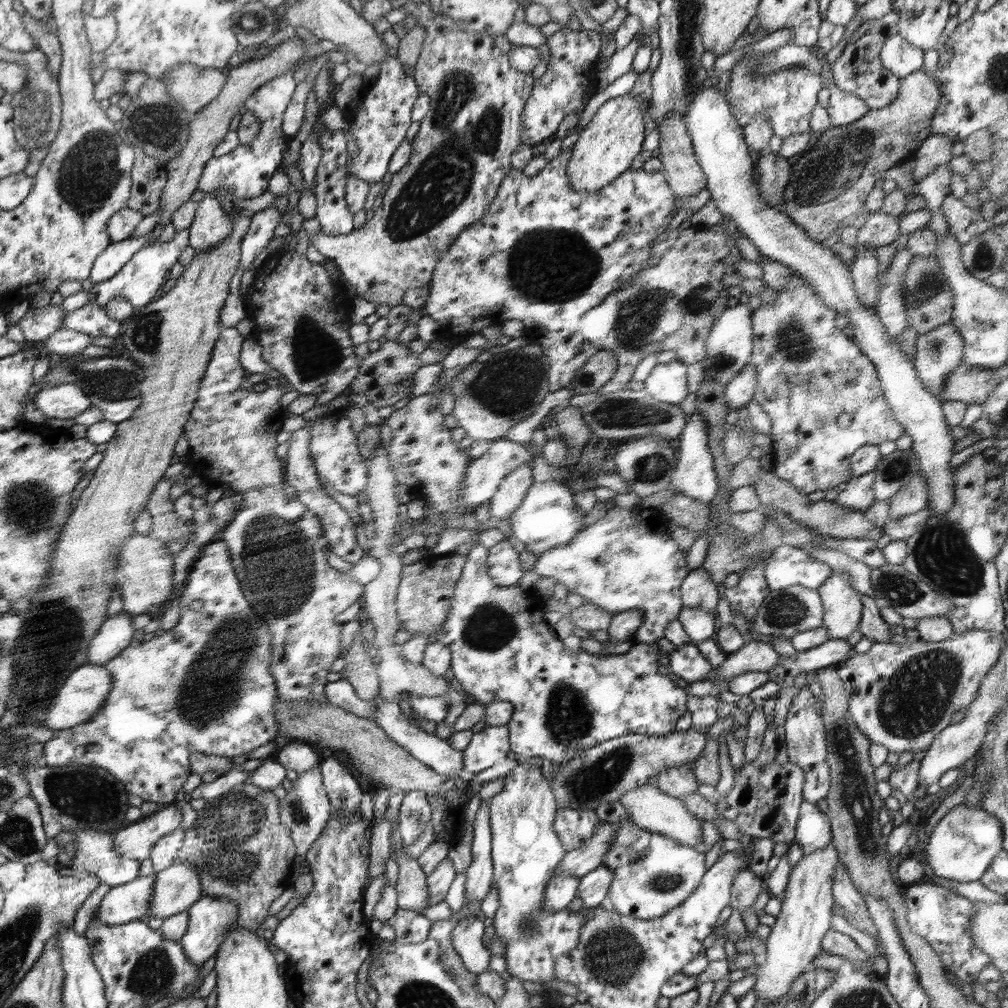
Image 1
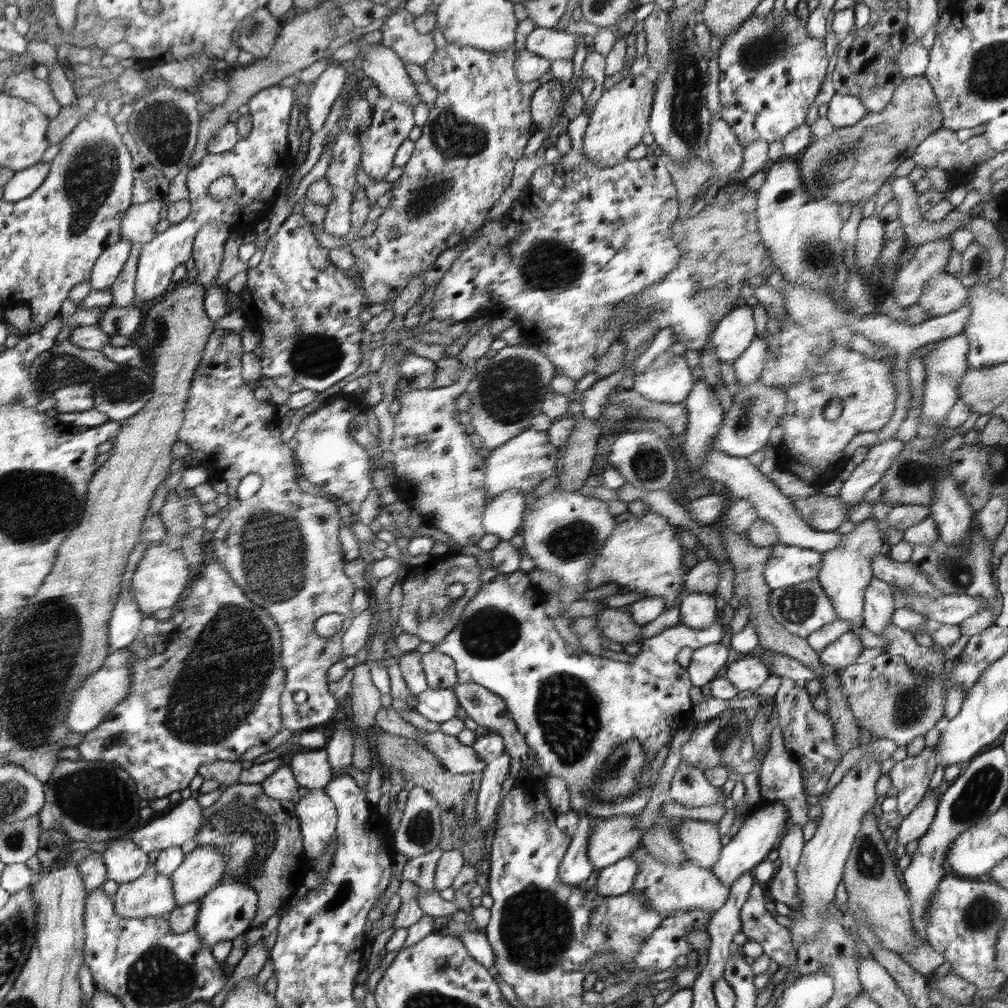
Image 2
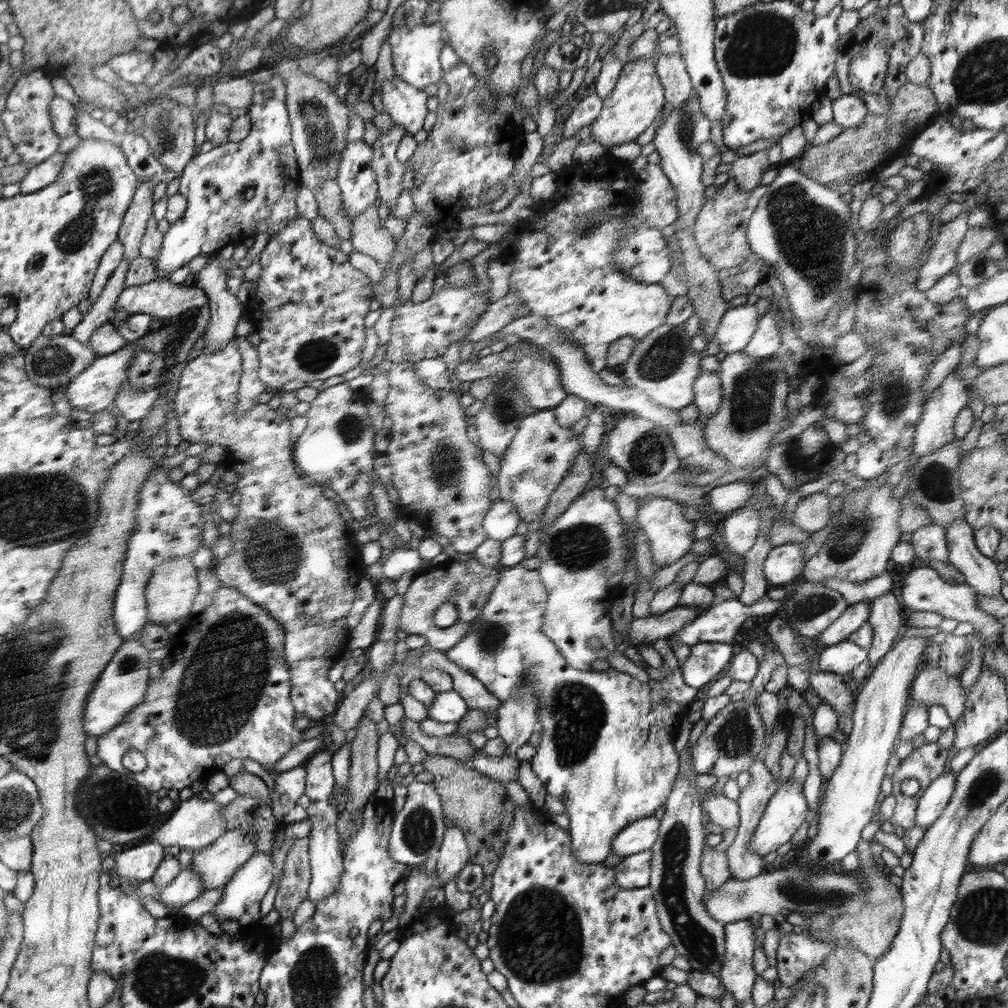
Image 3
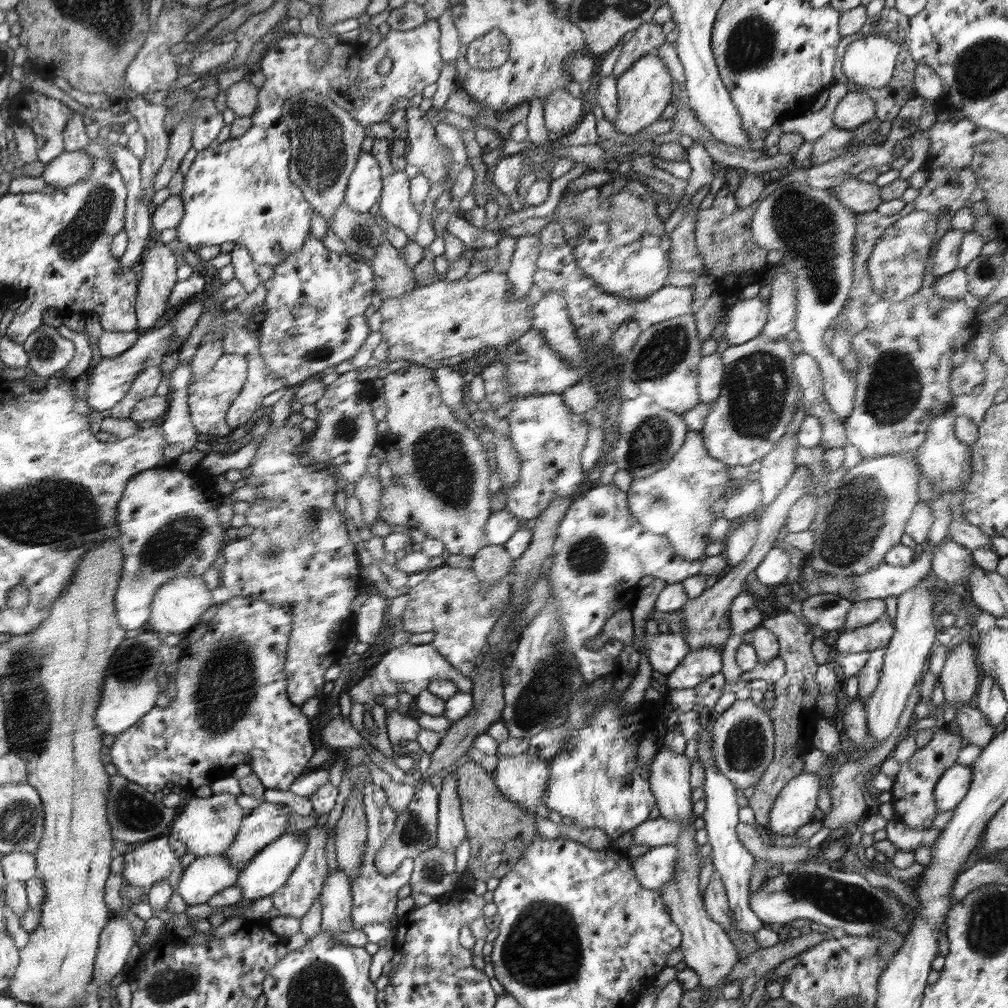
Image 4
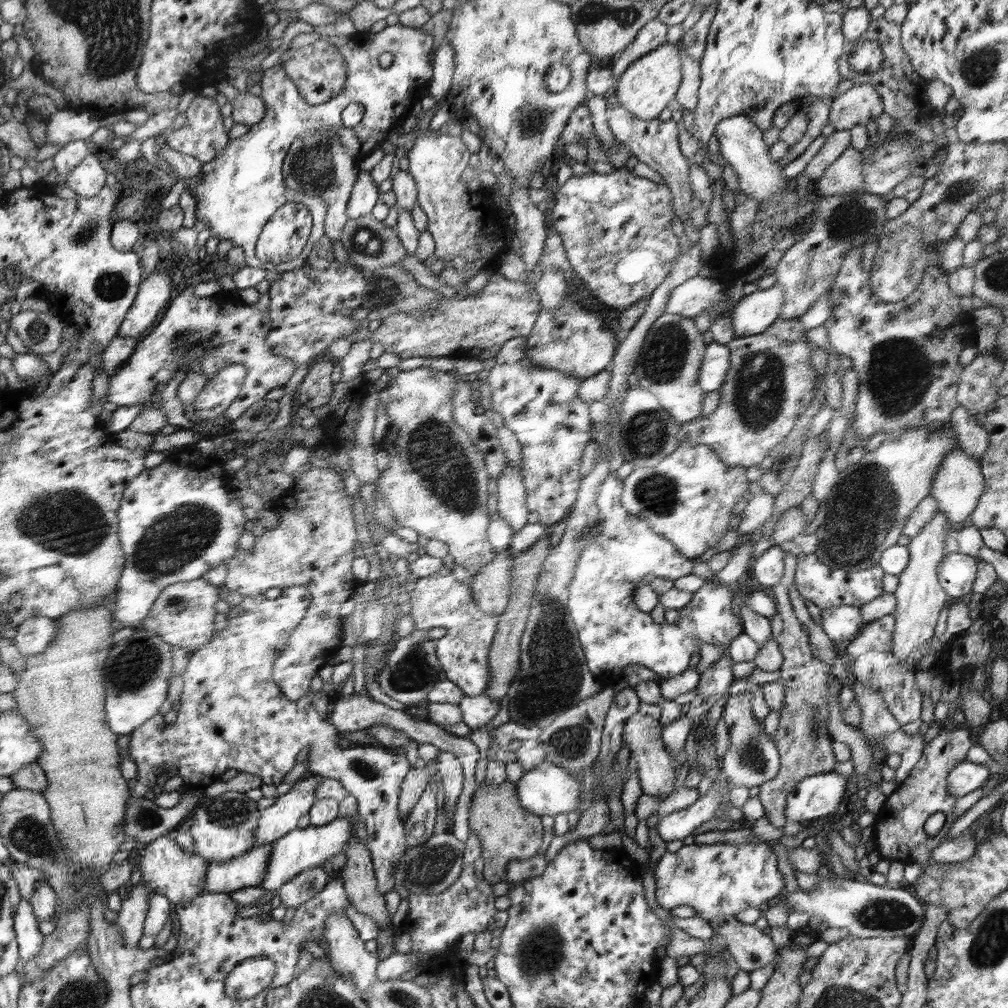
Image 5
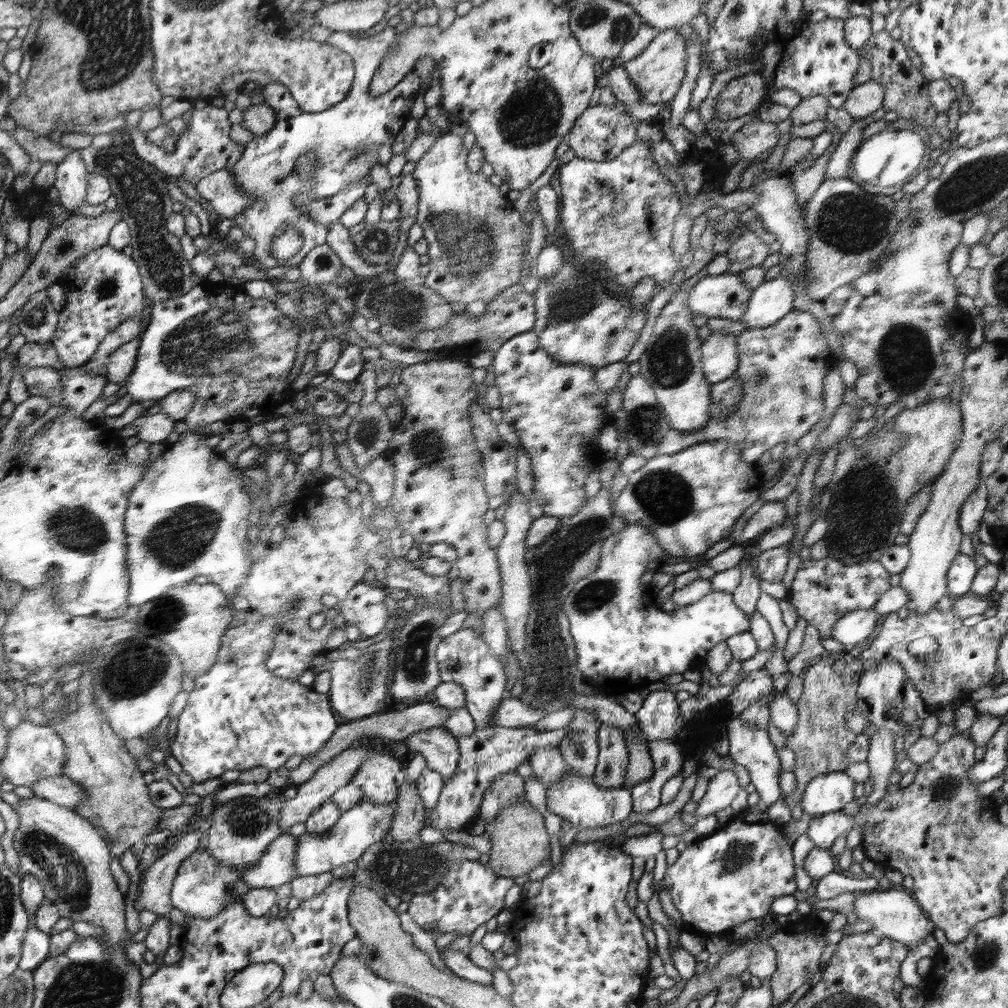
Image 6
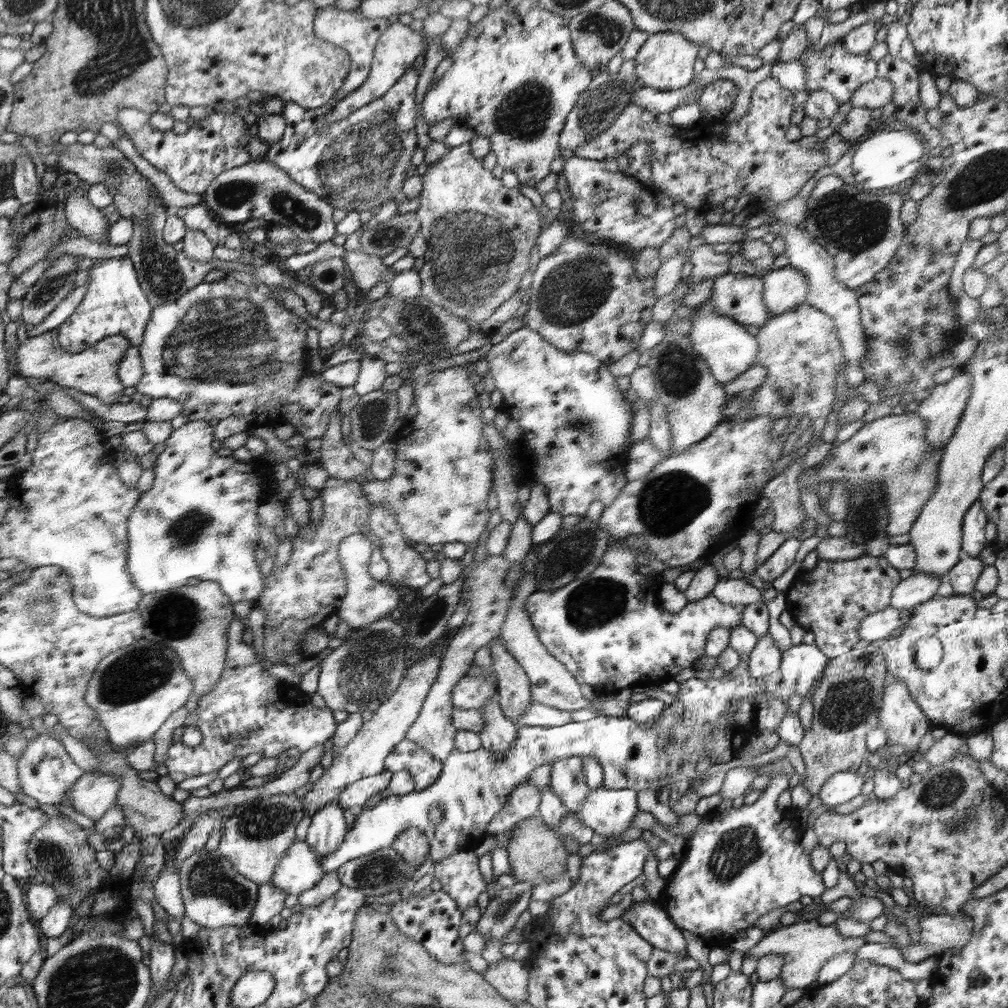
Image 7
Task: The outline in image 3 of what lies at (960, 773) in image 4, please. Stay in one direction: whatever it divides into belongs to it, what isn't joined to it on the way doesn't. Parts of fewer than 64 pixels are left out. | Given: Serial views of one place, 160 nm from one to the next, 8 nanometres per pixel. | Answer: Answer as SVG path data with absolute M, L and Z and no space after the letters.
M947 770L932 781L918 800L916 825L928 828L947 808L954 794L957 774Z

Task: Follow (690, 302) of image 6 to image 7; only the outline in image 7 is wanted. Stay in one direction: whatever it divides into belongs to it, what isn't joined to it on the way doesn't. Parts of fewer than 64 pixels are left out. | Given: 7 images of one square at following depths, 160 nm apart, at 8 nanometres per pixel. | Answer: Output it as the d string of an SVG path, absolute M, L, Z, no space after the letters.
M722 274L714 278L708 302L717 313L749 326L762 326L773 317L763 299L763 280L758 274Z

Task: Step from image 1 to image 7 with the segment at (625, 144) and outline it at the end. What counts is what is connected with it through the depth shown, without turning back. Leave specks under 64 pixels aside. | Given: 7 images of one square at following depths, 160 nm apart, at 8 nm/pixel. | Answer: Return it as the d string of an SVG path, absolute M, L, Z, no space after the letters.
M655 33L649 36L633 59L635 74L640 82L659 91L678 90L687 87L694 76L694 62L700 48L679 33Z

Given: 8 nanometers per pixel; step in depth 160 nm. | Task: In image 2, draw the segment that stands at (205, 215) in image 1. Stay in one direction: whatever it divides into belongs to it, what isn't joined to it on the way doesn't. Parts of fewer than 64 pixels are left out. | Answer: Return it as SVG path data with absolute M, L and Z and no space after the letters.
M216 220L204 225L194 242L192 254L198 273L195 284L199 286L216 287L217 274L224 259L225 242L231 229L225 220Z

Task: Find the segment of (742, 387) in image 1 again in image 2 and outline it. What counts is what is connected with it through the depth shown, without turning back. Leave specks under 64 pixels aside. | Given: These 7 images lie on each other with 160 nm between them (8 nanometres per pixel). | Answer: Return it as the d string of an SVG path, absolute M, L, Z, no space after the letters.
M757 336L752 344L733 362L736 378L745 385L760 379L770 349L767 340Z

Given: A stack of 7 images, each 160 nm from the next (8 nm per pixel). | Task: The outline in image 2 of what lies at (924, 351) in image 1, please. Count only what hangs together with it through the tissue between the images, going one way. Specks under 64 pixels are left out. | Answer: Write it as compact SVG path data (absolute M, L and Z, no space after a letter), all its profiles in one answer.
M962 332L950 338L940 339L935 346L930 347L927 356L922 357L922 362L925 364L926 382L921 410L923 416L929 418L933 424L945 424L947 414L961 400L958 387L964 373L969 369L968 351L969 342Z

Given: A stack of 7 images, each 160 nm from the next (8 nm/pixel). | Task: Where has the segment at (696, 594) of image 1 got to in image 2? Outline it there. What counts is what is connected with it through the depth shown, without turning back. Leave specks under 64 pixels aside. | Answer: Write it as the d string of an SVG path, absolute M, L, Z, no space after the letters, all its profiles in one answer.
M714 559L701 560L685 574L684 594L714 594L720 581L721 568Z

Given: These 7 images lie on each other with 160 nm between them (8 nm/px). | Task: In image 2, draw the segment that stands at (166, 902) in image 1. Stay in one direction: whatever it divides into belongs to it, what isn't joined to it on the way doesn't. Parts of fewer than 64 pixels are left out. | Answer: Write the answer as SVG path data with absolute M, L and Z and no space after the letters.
M200 844L186 854L181 865L170 876L177 907L200 901L215 889L224 877L227 859L221 850Z

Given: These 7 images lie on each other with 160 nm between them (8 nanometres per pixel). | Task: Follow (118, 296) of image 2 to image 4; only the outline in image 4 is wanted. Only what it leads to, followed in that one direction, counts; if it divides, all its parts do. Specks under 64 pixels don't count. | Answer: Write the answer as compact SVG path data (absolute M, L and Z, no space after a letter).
M147 96L130 98L127 110L136 118L139 132L146 138L147 147L141 158L141 185L143 195L148 204L152 204L153 180L162 163L167 159L170 133L165 129L164 120L168 114L166 106L150 104Z

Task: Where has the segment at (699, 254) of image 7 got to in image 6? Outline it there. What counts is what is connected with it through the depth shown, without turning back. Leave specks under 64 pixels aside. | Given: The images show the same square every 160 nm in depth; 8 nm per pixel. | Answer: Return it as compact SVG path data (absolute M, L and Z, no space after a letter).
M702 268L681 284L680 290L656 319L652 335L646 344L646 350L638 360L640 362L639 373L653 388L657 401L664 409L670 428L680 432L702 430L711 419L709 408L712 384L706 380L702 370L698 327L692 322L694 313L687 305L692 287L706 275L706 269Z

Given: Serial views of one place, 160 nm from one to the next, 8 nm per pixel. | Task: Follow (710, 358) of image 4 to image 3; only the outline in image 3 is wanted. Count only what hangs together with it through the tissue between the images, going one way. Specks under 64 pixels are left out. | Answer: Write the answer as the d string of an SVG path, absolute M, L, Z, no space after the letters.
M701 369L700 376L695 380L693 403L700 413L700 423L715 415L720 408L723 392L721 378L714 371Z

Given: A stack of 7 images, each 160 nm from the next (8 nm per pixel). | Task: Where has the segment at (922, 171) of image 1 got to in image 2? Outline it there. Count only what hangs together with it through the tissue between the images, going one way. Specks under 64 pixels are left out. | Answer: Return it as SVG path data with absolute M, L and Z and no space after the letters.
M940 127L914 149L911 158L914 160L915 166L922 170L926 171L934 167L943 169L950 178L950 184L953 187L958 187L970 183L980 164L992 159L996 153L997 150L990 146L989 140L984 134L974 135L969 140L961 143L956 132L949 128Z

